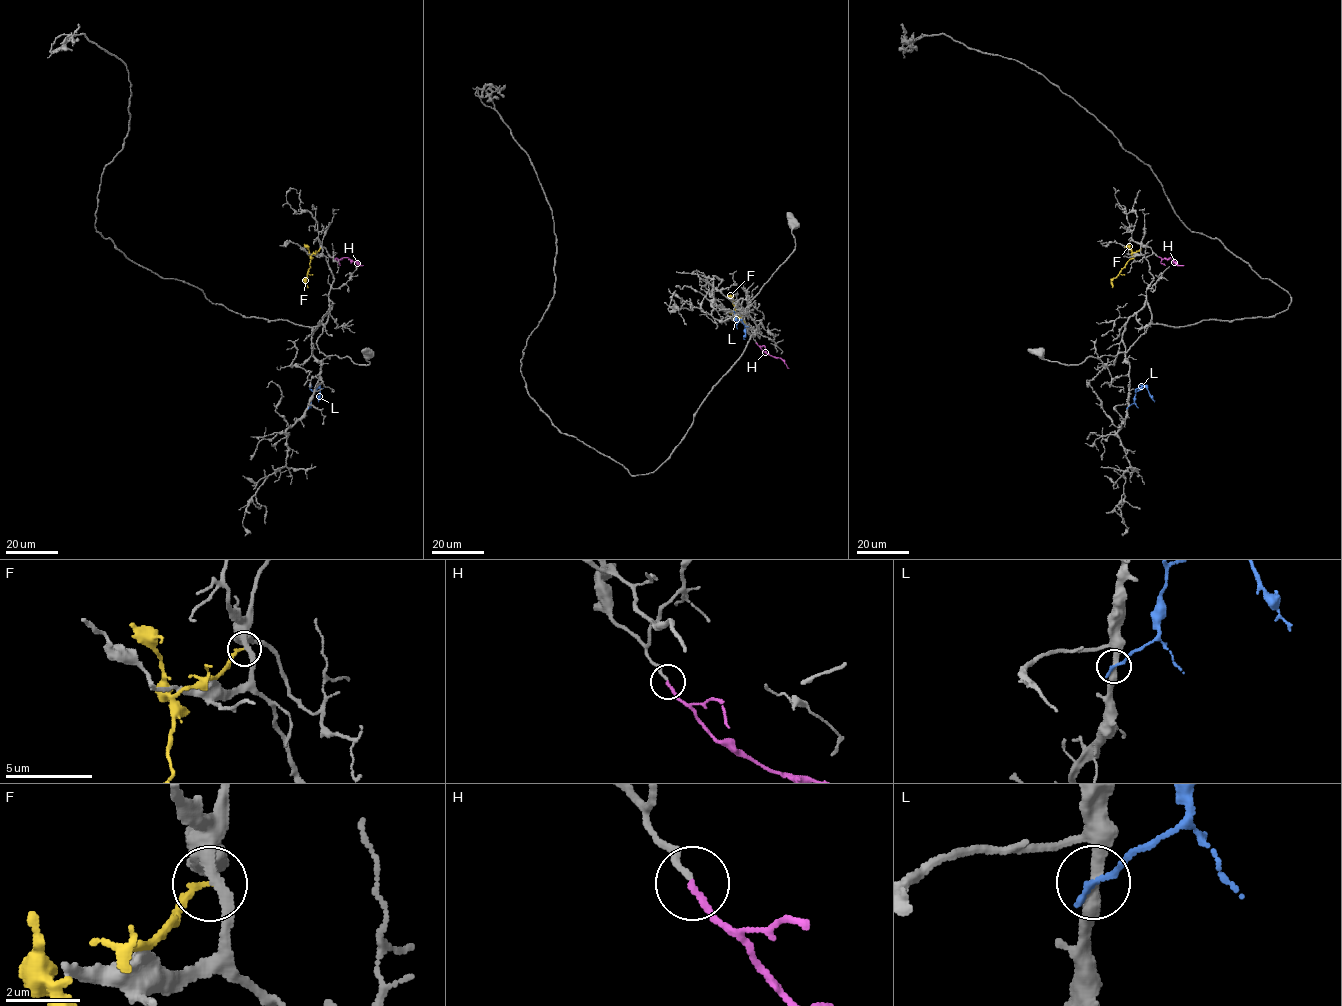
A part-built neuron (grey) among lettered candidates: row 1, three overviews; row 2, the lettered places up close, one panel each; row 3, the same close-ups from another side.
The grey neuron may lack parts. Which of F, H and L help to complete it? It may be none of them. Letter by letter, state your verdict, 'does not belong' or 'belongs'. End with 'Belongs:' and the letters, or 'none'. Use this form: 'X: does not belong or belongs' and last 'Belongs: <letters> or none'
F: does not belong
H: belongs
L: does not belong
Belongs: H

